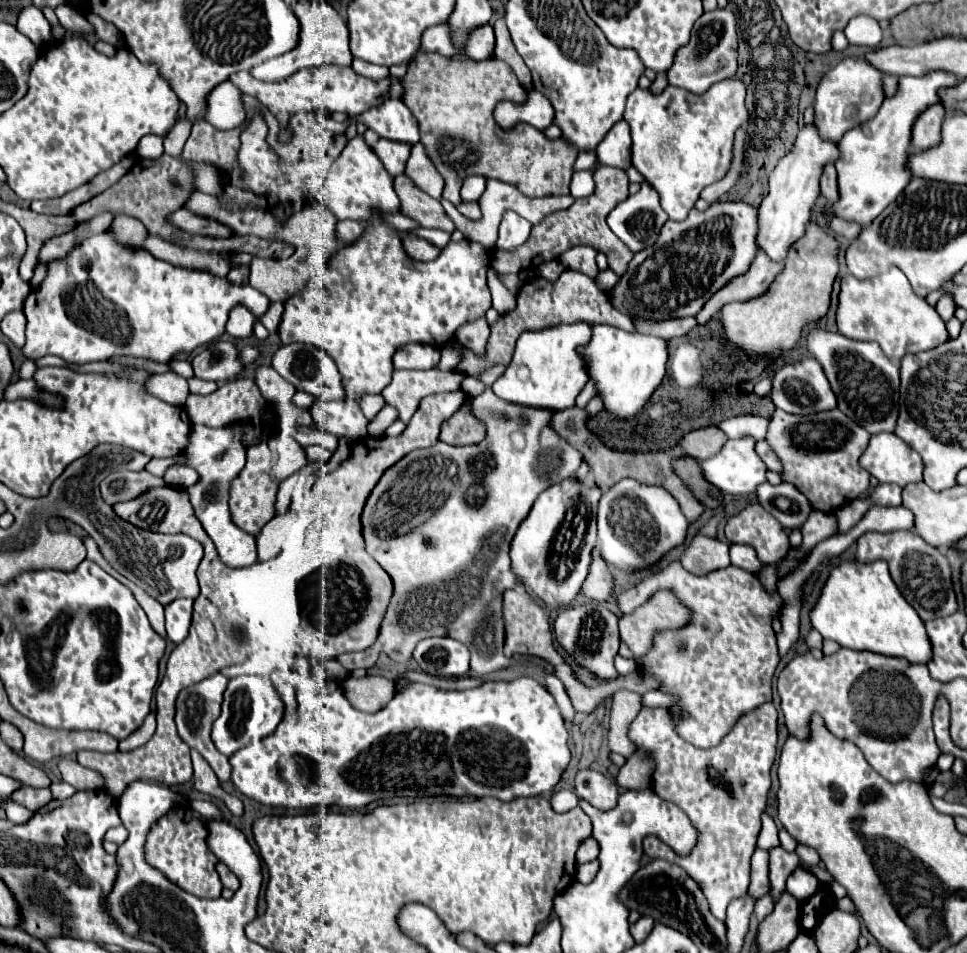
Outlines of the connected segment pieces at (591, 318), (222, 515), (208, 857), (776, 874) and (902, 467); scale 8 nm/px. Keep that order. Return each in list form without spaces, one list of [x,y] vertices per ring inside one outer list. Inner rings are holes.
[[[563,270],[563,274],[555,282],[543,280],[540,276],[530,278],[528,281],[531,282],[524,283],[517,294],[517,308],[509,314],[499,316],[497,322],[491,326],[491,336],[487,340],[487,352],[484,357],[479,358],[469,348],[465,348],[459,340],[451,340],[449,344],[445,344],[451,348],[457,348],[461,352],[461,361],[455,368],[458,372],[477,377],[481,371],[496,363],[507,366],[511,362],[515,342],[525,330],[541,330],[543,326],[557,326],[561,322],[571,324],[577,320],[585,320],[589,324],[609,324],[609,326],[617,326],[621,330],[635,330],[631,320],[625,314],[621,314],[617,308],[613,308],[611,302],[607,302],[607,294],[603,290],[599,290],[595,280],[581,272]]]
[[[193,424],[191,430],[207,430],[207,436],[191,436],[191,444],[189,444],[189,452],[193,452],[191,456],[195,458],[193,468],[201,476],[201,480],[197,482],[197,488],[189,488],[189,496],[191,496],[191,504],[195,508],[195,514],[197,514],[199,522],[203,524],[205,532],[209,534],[209,538],[215,542],[215,548],[217,548],[221,560],[227,562],[227,566],[241,568],[241,566],[255,564],[257,562],[255,536],[251,536],[249,532],[245,532],[233,524],[231,514],[229,514],[229,504],[227,504],[229,482],[245,466],[245,448],[235,440],[235,432],[231,426],[209,428],[203,424]]]
[[[179,804],[167,816],[163,816],[151,828],[145,846],[149,864],[159,868],[179,888],[199,898],[214,899],[221,896],[223,885],[219,880],[219,874],[215,872],[217,858],[207,848],[207,826],[189,804]]]
[[[781,846],[769,850],[769,894],[773,898],[779,898],[785,892],[785,880],[797,864],[799,856],[795,852],[787,852]]]
[[[891,432],[871,436],[869,448],[861,456],[861,466],[871,472],[879,482],[907,486],[923,480],[923,460],[905,442],[897,440]]]

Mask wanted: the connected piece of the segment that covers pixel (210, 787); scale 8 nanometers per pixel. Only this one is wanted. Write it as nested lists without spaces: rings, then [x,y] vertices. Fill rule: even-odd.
[[[191,750],[191,760],[193,760],[193,770],[195,770],[193,782],[197,791],[207,794],[223,794],[219,786],[219,778],[211,770],[211,766],[205,764],[203,756],[197,750]]]

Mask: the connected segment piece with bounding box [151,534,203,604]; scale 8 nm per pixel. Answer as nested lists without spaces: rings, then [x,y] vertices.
[[[165,534],[165,544],[169,544],[169,564],[165,564],[165,572],[169,572],[173,588],[169,588],[169,592],[153,588],[151,596],[161,600],[161,604],[177,600],[177,592],[181,592],[181,598],[197,598],[199,582],[195,572],[203,558],[203,546],[185,534]]]

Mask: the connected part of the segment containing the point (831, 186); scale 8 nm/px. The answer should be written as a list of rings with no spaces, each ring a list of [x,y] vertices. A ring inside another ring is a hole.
[[[833,164],[825,166],[825,170],[823,170],[823,176],[821,176],[821,194],[823,194],[831,204],[835,204],[835,202],[839,200],[837,172],[835,172],[835,166],[833,166]]]

